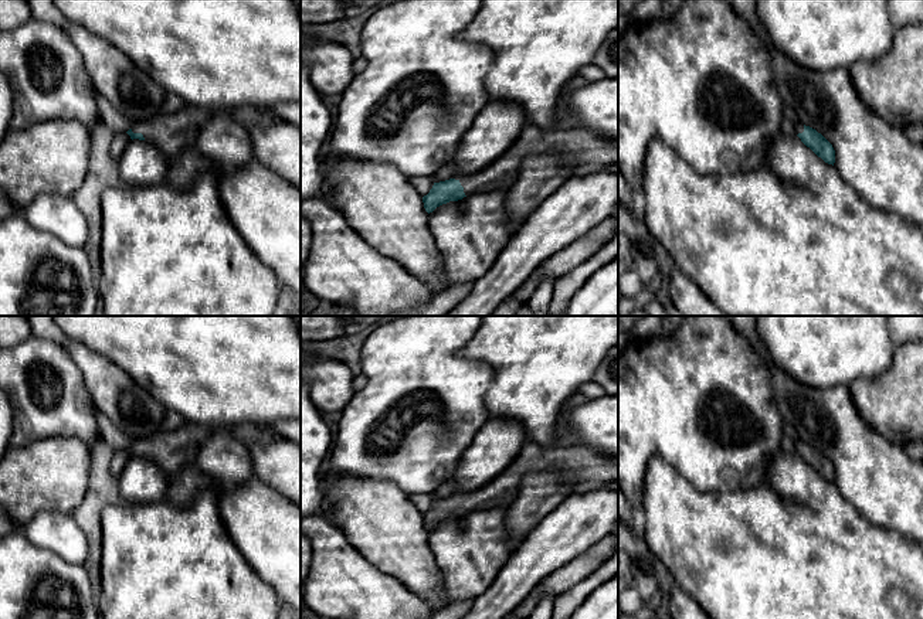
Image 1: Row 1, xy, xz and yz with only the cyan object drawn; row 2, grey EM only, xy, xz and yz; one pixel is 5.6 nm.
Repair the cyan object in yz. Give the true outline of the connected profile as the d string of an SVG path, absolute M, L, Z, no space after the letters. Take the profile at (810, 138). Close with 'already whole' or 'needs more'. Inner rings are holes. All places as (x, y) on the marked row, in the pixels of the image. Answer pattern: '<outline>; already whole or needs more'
M798 122L794 125L795 135L801 139L801 142L810 147L818 157L821 157L825 163L835 163L835 150L832 144L815 129L802 125Z; needs more

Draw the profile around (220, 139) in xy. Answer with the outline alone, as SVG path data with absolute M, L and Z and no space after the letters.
M210 109L210 113L196 139L197 153L225 173L252 163L254 146L247 129L231 118L228 109Z

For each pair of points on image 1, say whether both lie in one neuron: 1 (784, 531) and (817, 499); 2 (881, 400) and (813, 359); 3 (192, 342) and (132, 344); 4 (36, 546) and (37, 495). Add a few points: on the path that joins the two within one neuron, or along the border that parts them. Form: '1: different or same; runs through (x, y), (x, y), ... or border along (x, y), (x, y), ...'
1: same; runs through (793, 523), (808, 507)
2: different; border along (884, 371), (875, 377), (855, 380), (848, 387)
3: same; runs through (177, 342), (146, 342)
4: different; border along (70, 513), (38, 512), (17, 529)

